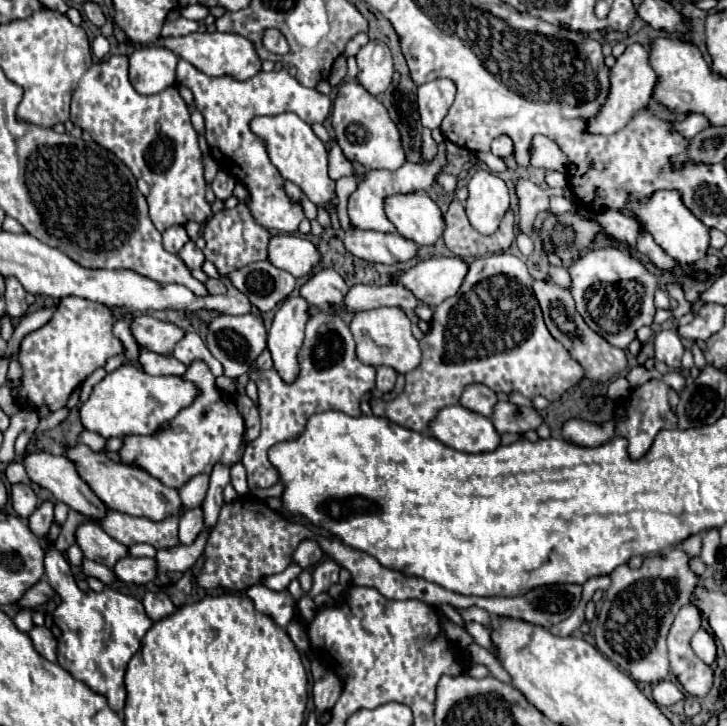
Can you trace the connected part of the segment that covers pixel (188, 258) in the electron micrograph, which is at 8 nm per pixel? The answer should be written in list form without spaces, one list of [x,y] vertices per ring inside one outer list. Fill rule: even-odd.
[[[187,241],[187,243],[181,247],[181,251],[179,251],[177,255],[183,259],[183,263],[185,263],[189,269],[199,269],[201,263],[205,261],[201,249],[199,249],[193,241]]]

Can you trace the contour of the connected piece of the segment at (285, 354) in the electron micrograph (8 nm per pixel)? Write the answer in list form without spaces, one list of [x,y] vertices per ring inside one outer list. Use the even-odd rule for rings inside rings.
[[[297,295],[287,297],[279,305],[273,325],[269,329],[267,349],[271,351],[273,369],[279,373],[279,377],[285,383],[293,383],[299,373],[297,353],[303,345],[305,325],[309,321],[307,309],[309,305],[303,297]]]

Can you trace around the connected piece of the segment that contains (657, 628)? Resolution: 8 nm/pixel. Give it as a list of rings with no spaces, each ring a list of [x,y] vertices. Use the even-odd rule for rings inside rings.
[[[673,547],[645,557],[639,569],[621,565],[609,577],[611,585],[605,591],[605,601],[595,627],[597,649],[621,669],[631,673],[633,681],[659,683],[667,679],[669,659],[665,637],[677,611],[683,605],[693,603],[693,589],[699,585],[699,577],[689,567],[689,555],[683,549]]]

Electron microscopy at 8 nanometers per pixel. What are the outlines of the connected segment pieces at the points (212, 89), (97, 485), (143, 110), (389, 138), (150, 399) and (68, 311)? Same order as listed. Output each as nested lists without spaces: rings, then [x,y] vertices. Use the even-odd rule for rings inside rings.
[[[179,59],[177,63],[177,83],[179,85],[185,85],[193,91],[195,95],[195,107],[201,111],[201,115],[205,117],[205,139],[209,143],[209,149],[211,149],[211,155],[215,159],[215,163],[221,167],[221,169],[227,169],[231,171],[251,193],[251,215],[257,219],[257,223],[261,223],[265,229],[277,229],[281,233],[295,233],[301,219],[305,217],[303,215],[303,209],[301,205],[293,203],[285,191],[283,191],[283,179],[279,175],[279,171],[273,167],[273,163],[269,161],[269,155],[265,151],[265,145],[261,139],[257,139],[251,129],[249,129],[249,121],[257,115],[279,115],[279,113],[285,113],[285,111],[293,111],[297,113],[303,121],[307,123],[323,123],[329,115],[329,109],[331,109],[331,101],[327,95],[321,95],[317,93],[315,89],[309,89],[309,87],[303,87],[295,77],[289,75],[287,69],[279,69],[279,71],[271,71],[271,73],[257,73],[253,79],[249,81],[235,81],[233,77],[209,77],[201,71],[197,71],[189,61],[185,59]]]
[[[85,443],[67,445],[65,455],[69,457],[69,461],[73,461],[73,465],[77,465],[77,473],[81,473],[81,479],[89,485],[89,489],[93,489],[93,493],[107,507],[117,509],[127,515],[147,517],[151,521],[161,521],[171,513],[181,513],[181,499],[179,499],[177,491],[163,485],[159,479],[151,477],[147,471],[131,467],[131,465],[115,463],[105,453],[91,451]]]
[[[111,55],[107,61],[91,65],[79,81],[71,99],[71,121],[89,131],[95,143],[113,151],[137,179],[145,179],[151,187],[149,217],[159,231],[187,221],[205,223],[211,217],[211,205],[205,201],[199,137],[177,87],[171,85],[157,95],[139,95],[127,79],[127,57]]]
[[[347,81],[339,85],[337,99],[333,103],[333,129],[343,155],[349,161],[361,163],[365,169],[399,169],[405,163],[405,149],[401,149],[401,133],[393,125],[385,105],[367,93],[357,81]]]
[[[131,363],[121,365],[117,371],[105,375],[101,383],[93,387],[89,401],[79,409],[81,423],[85,429],[99,433],[101,437],[127,437],[127,435],[151,435],[165,421],[171,421],[181,409],[193,403],[193,397],[199,395],[199,387],[183,377],[163,375],[151,377]]]
[[[63,297],[51,321],[23,339],[19,349],[23,385],[13,391],[13,397],[17,401],[29,401],[35,407],[47,405],[51,411],[65,407],[75,387],[79,387],[95,369],[103,367],[109,357],[123,351],[121,341],[117,341],[111,331],[113,323],[115,315],[109,307],[81,297]]]

